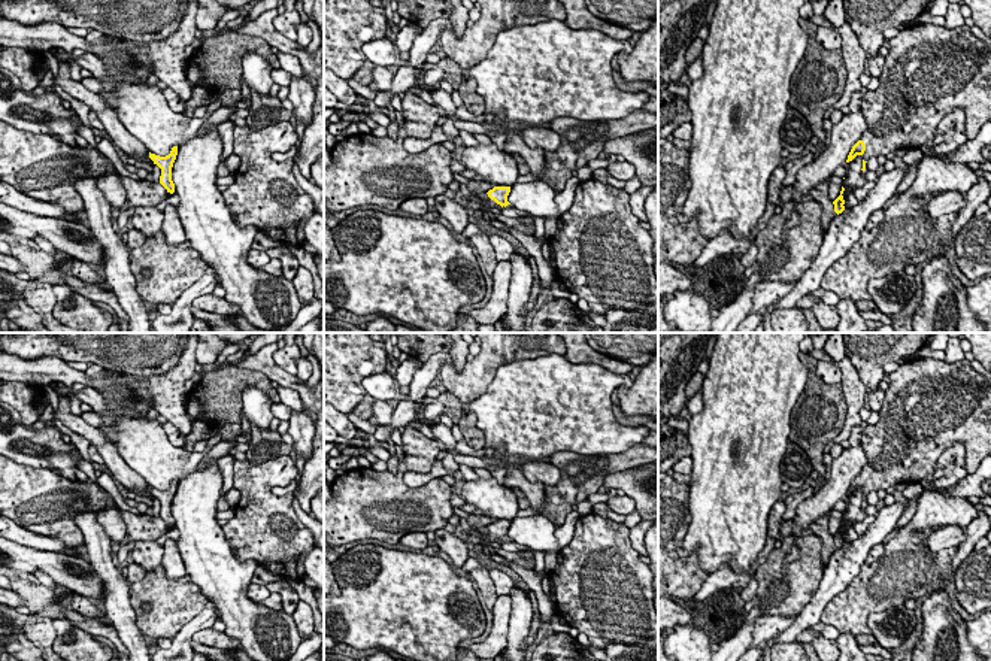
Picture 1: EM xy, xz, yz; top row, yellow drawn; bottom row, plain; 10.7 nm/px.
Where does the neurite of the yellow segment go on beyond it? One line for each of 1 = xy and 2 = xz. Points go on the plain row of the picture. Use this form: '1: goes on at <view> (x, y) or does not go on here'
1: does not go on here
2: does not go on here

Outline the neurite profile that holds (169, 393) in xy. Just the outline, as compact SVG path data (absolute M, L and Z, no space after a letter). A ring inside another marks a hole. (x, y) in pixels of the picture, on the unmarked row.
M197 333L187 334L187 348L178 364L164 375L146 378L146 389L154 398L154 409L172 422L181 436L188 436L193 427L187 415L190 391L185 388L185 382L196 373L196 349L198 343Z

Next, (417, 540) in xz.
M409 533L403 536L398 543L412 549L425 549L428 546L428 539L425 533Z

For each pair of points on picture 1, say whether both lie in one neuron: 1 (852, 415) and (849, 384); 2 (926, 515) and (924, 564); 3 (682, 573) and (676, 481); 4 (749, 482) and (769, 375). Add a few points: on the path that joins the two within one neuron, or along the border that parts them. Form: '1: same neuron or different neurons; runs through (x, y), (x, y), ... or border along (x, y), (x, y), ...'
1: same neuron; runs through (852, 408), (852, 391)
2: same neuron; runs through (924, 527), (918, 537), (918, 552)
3: same neuron; runs through (673, 551), (673, 503)
4: same neuron; runs through (749, 455), (749, 402)

